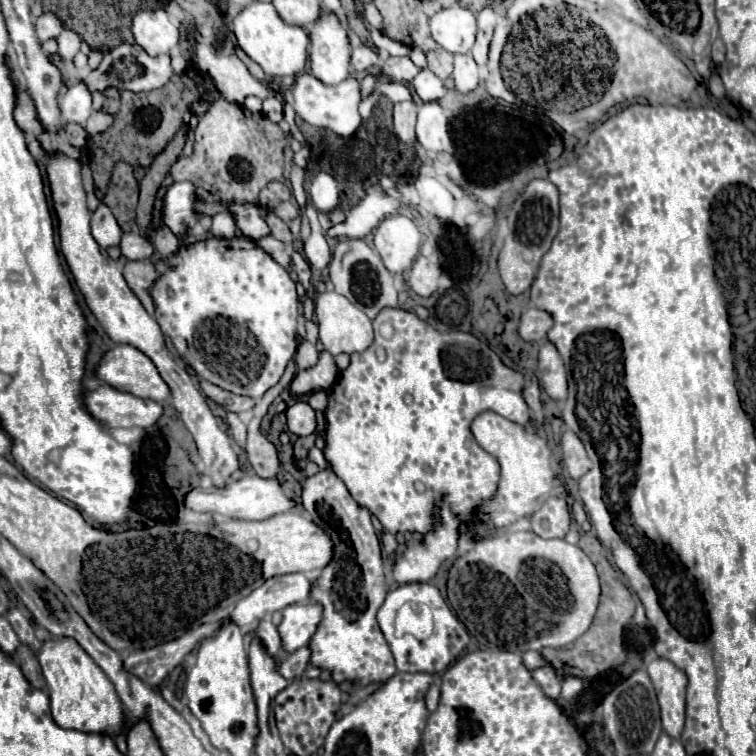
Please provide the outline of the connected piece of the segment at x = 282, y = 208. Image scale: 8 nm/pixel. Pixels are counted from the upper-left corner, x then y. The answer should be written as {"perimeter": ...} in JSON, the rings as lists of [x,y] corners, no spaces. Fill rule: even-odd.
{"perimeter":[[[282,202],[282,204],[278,204],[276,208],[274,208],[274,214],[278,216],[278,218],[282,218],[284,222],[290,222],[290,220],[294,220],[296,216],[298,216],[298,206],[294,204],[294,202]]]}

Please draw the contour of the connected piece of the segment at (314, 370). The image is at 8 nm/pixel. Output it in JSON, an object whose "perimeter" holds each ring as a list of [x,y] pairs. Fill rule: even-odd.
{"perimeter":[[[324,350],[320,354],[320,360],[316,366],[308,368],[308,370],[300,370],[292,384],[290,384],[290,394],[292,398],[300,398],[300,396],[308,396],[312,392],[318,390],[328,390],[336,380],[336,364],[334,358]]]}

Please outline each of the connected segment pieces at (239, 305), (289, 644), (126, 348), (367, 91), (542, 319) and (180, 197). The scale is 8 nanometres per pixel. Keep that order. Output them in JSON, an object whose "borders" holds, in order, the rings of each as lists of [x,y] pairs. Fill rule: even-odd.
{"borders":[[[[210,238],[192,246],[182,246],[180,264],[166,270],[152,286],[156,304],[154,318],[162,332],[172,338],[180,358],[208,380],[228,392],[260,398],[282,378],[298,348],[298,294],[290,272],[272,260],[250,238]]],[[[306,602],[306,604],[290,604],[282,612],[284,620],[278,626],[280,636],[284,640],[284,648],[288,652],[298,650],[300,646],[308,644],[322,620],[322,604]]],[[[118,344],[116,348],[108,350],[98,366],[98,372],[96,376],[104,382],[108,382],[110,386],[122,390],[122,392],[130,392],[134,396],[140,396],[140,398],[150,398],[150,400],[156,400],[156,402],[166,402],[170,400],[170,388],[168,384],[162,380],[158,368],[154,366],[154,362],[142,354],[138,348],[130,346],[130,344]]],[[[366,74],[362,80],[360,80],[360,92],[362,92],[362,98],[368,98],[374,90],[376,90],[376,82],[378,78],[374,74]]],[[[528,308],[520,318],[518,334],[526,342],[542,342],[550,328],[552,328],[552,316],[548,316],[548,312],[538,308]]],[[[174,182],[164,198],[162,222],[178,238],[184,238],[188,230],[198,222],[198,212],[194,210],[196,188],[192,182]]]]}

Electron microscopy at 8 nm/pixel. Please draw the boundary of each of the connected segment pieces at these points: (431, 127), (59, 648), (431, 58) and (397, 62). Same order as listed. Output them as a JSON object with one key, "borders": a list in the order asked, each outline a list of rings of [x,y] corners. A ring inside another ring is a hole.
{"borders":[[[[424,102],[418,112],[416,136],[418,142],[432,152],[442,152],[452,148],[448,124],[446,124],[446,110],[438,102]]],[[[60,638],[44,642],[38,652],[38,662],[46,678],[52,718],[60,728],[96,732],[110,738],[118,736],[124,730],[124,710],[120,698],[116,696],[114,684],[76,644],[76,640]]],[[[438,48],[438,50],[428,52],[428,68],[436,76],[440,76],[442,80],[450,78],[452,76],[452,68],[454,68],[454,54],[446,52],[444,48]]],[[[390,58],[384,64],[384,74],[396,76],[396,78],[404,80],[406,84],[410,84],[418,72],[420,72],[420,68],[410,58]]]]}

